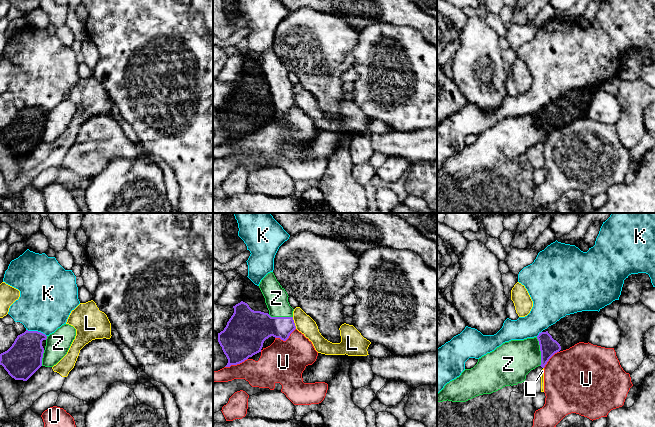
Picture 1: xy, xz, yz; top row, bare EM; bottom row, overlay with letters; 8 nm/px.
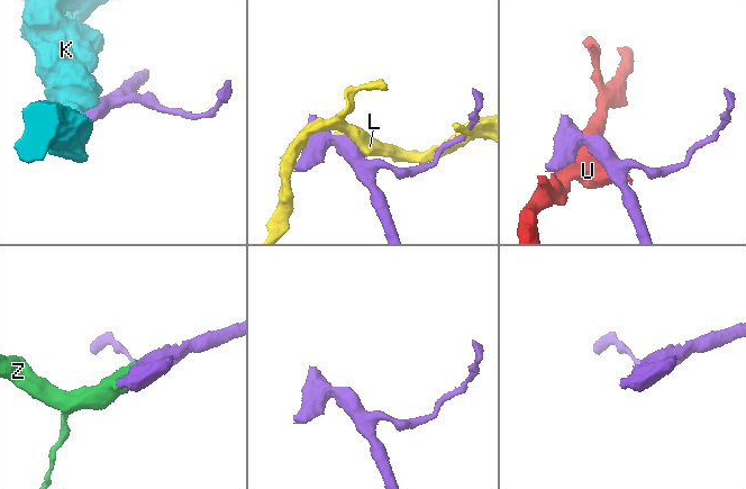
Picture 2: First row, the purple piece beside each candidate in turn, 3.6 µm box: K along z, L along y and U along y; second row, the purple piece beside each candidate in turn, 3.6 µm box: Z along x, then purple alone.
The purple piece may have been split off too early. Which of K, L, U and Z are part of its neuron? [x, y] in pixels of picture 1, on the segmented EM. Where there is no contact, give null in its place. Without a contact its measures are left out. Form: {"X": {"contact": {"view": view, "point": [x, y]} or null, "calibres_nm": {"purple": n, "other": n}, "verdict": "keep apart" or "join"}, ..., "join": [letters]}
{"K": {"contact": {"view": "xy", "point": [36, 331]}, "calibres_nm": {"purple": 280, "other": 420}, "verdict": "keep apart"}, "L": {"contact": {"view": "xz", "point": [294, 323]}, "calibres_nm": {"purple": 200, "other": 150}, "verdict": "keep apart"}, "U": {"contact": {"view": "xz", "point": [286, 339]}, "calibres_nm": {"purple": 240, "other": 340}, "verdict": "keep apart"}, "Z": {"contact": {"view": "yz", "point": [540, 350]}, "calibres_nm": {"purple": 140, "other": 320}, "verdict": "join"}, "join": ["Z"]}

